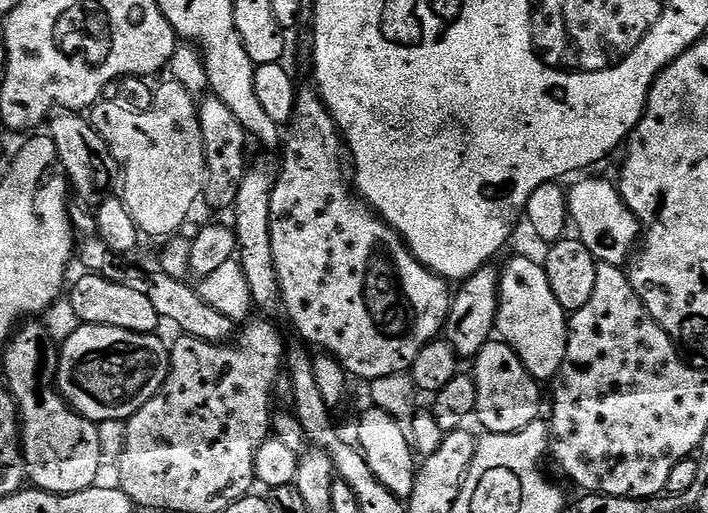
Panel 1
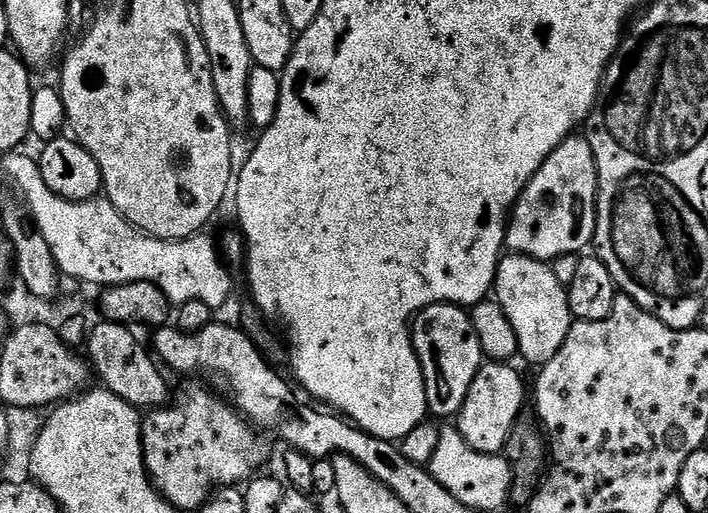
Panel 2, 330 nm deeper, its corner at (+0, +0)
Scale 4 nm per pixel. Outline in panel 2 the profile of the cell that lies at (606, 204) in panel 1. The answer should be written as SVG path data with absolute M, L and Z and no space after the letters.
M573 134L560 143L554 151L546 158L546 162L538 170L538 174L534 174L534 178L524 188L524 193L516 202L516 207L510 213L508 221L508 231L506 233L506 248L509 253L517 256L529 256L535 260L543 260L551 262L557 260L559 256L575 256L583 253L584 248L593 243L596 234L596 159L594 158L594 150L590 150L590 142L583 135Z

